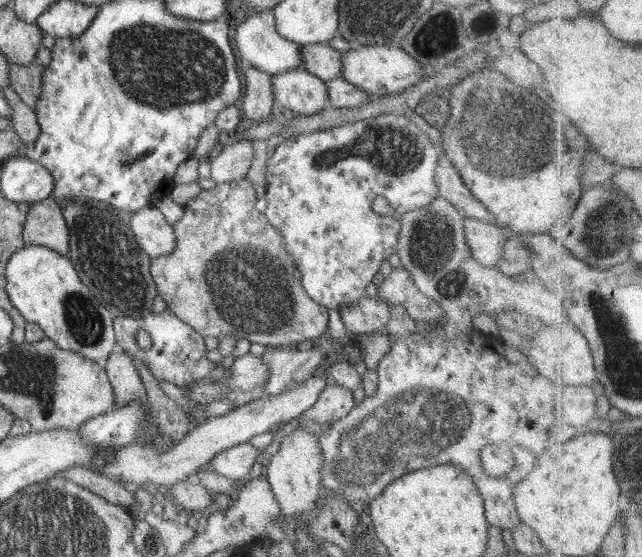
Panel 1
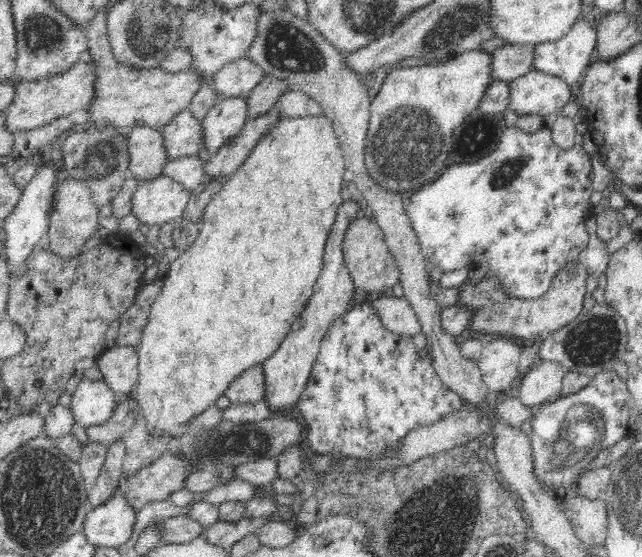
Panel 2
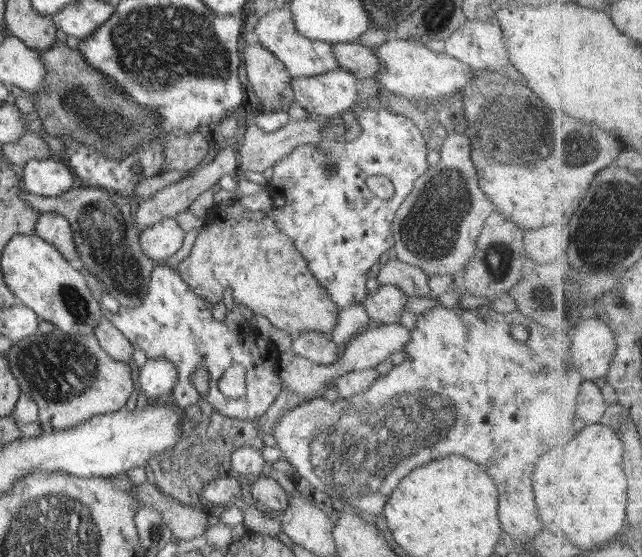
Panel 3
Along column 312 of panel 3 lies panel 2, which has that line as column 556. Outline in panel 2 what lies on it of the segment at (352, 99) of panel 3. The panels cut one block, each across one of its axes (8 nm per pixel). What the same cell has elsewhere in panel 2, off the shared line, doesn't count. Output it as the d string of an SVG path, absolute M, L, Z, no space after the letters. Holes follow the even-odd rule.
M533 69L528 75L510 81L508 110L520 115L561 114L570 104L575 87L562 78Z

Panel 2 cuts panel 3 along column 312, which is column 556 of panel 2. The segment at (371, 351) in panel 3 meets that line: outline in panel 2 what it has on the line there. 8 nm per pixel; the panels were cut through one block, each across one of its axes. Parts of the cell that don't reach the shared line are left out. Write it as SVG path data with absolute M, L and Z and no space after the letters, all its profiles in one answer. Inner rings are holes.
M539 358L532 369L519 380L518 398L522 404L534 410L544 402L558 399L565 373L566 370L557 362Z

